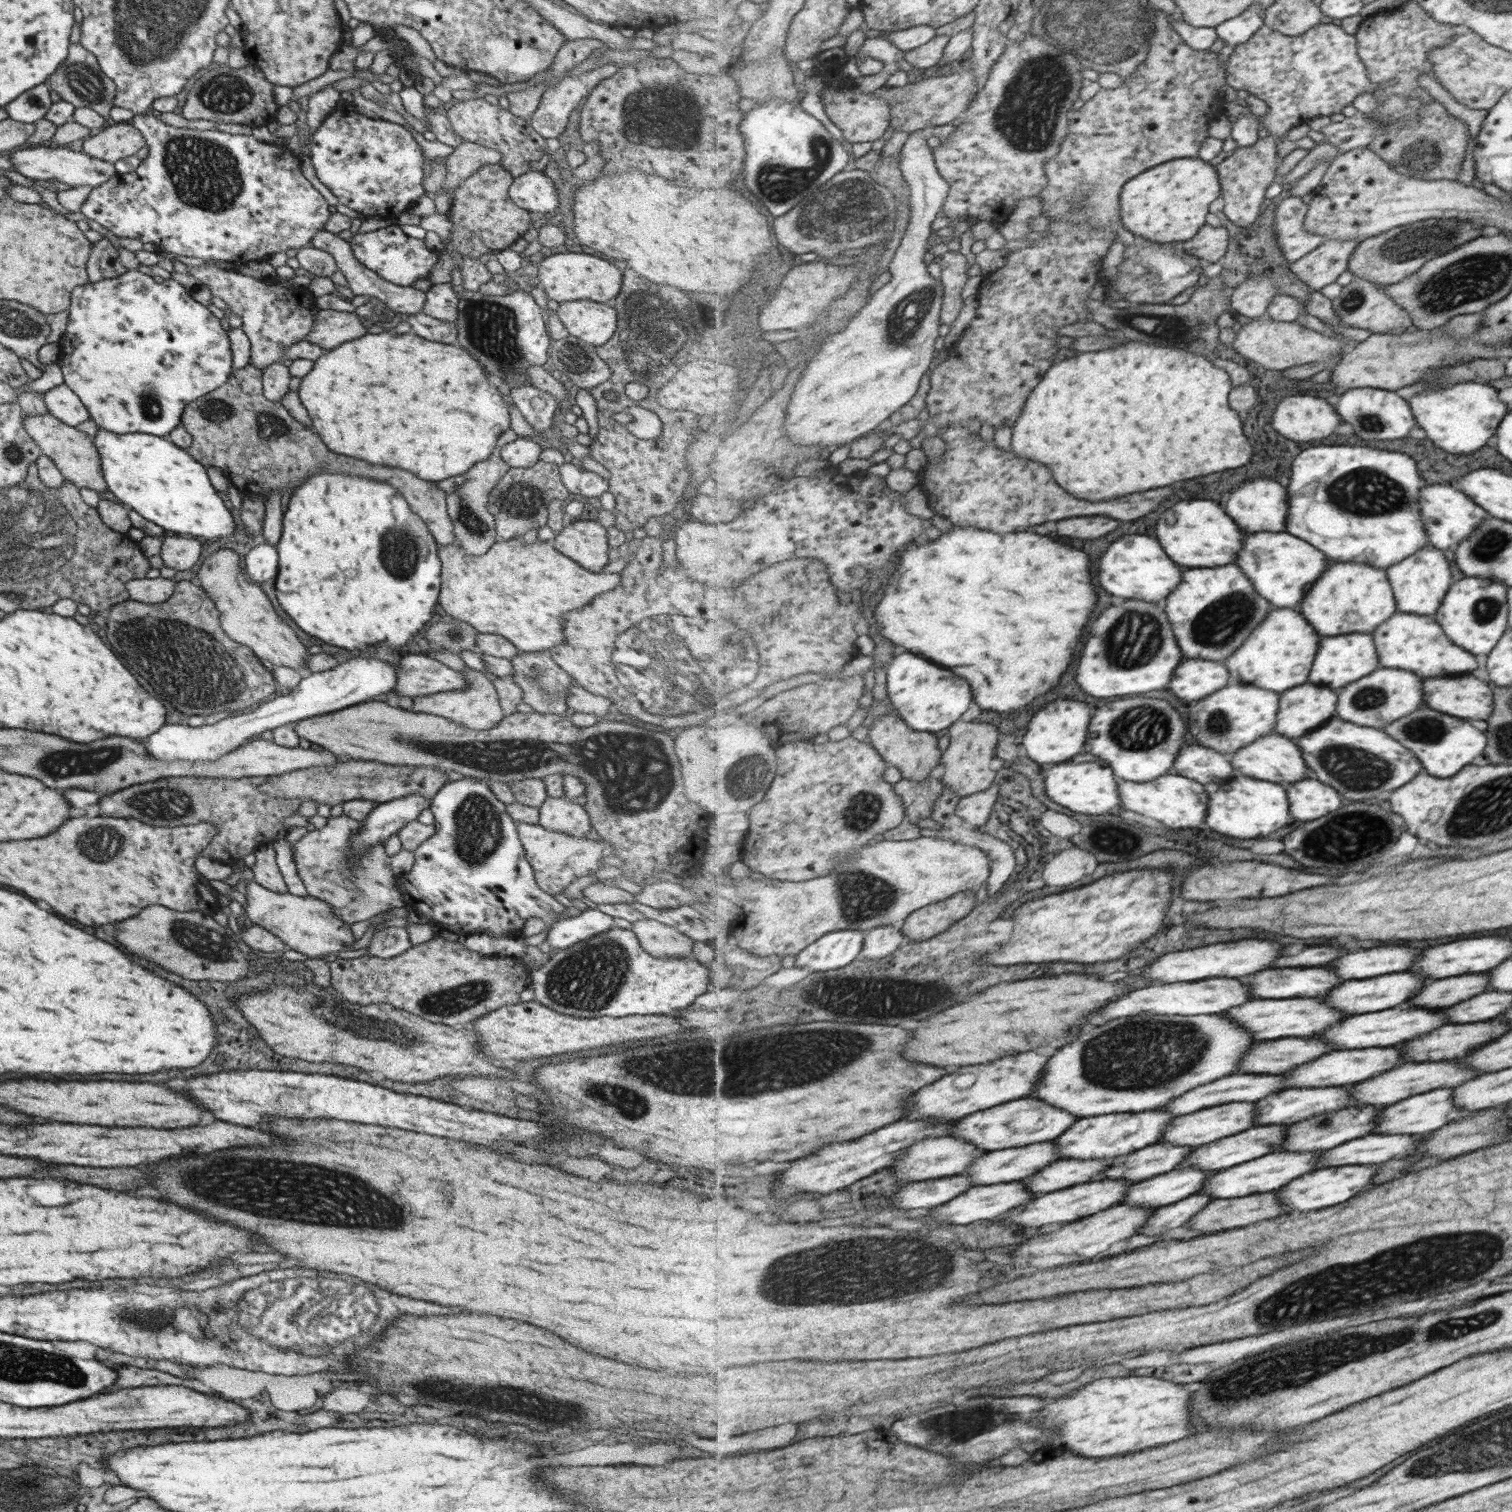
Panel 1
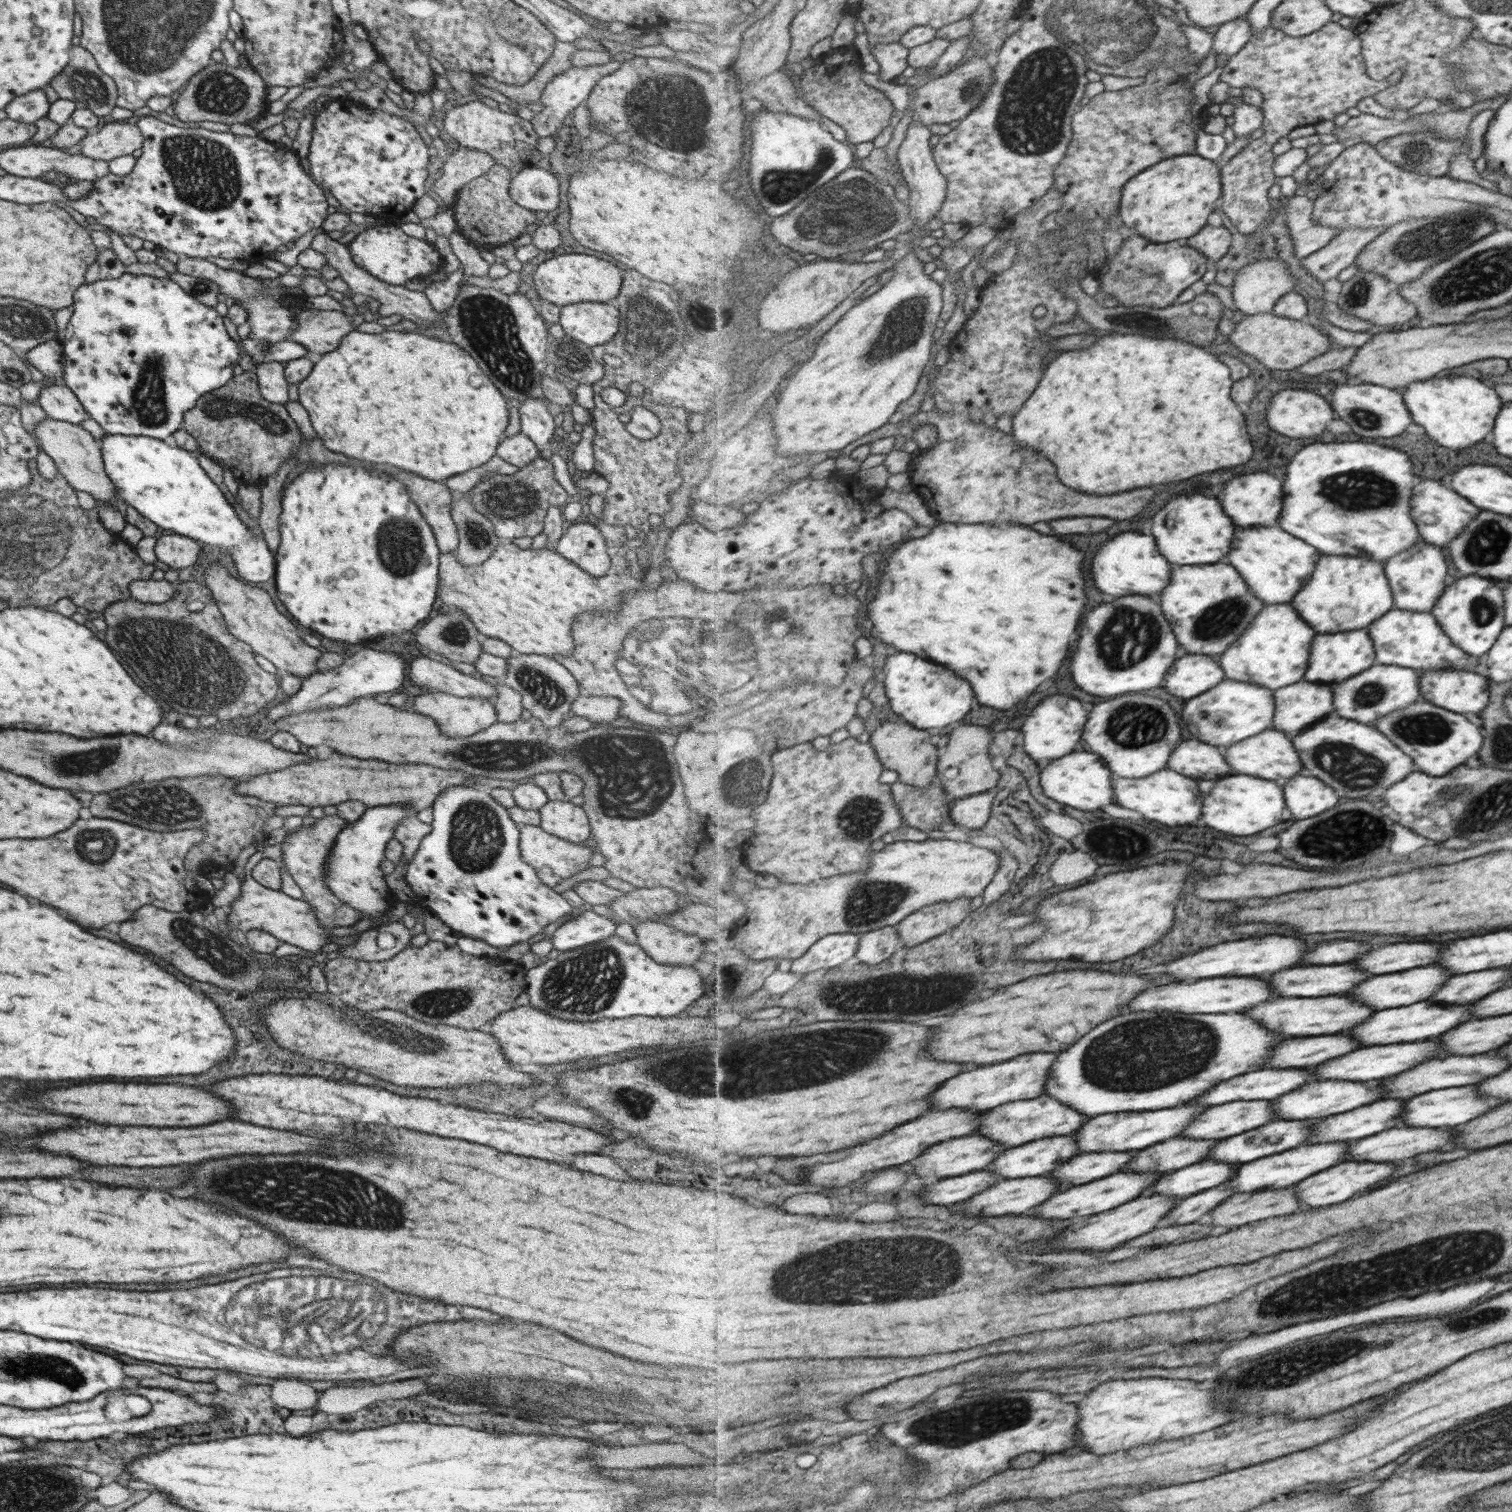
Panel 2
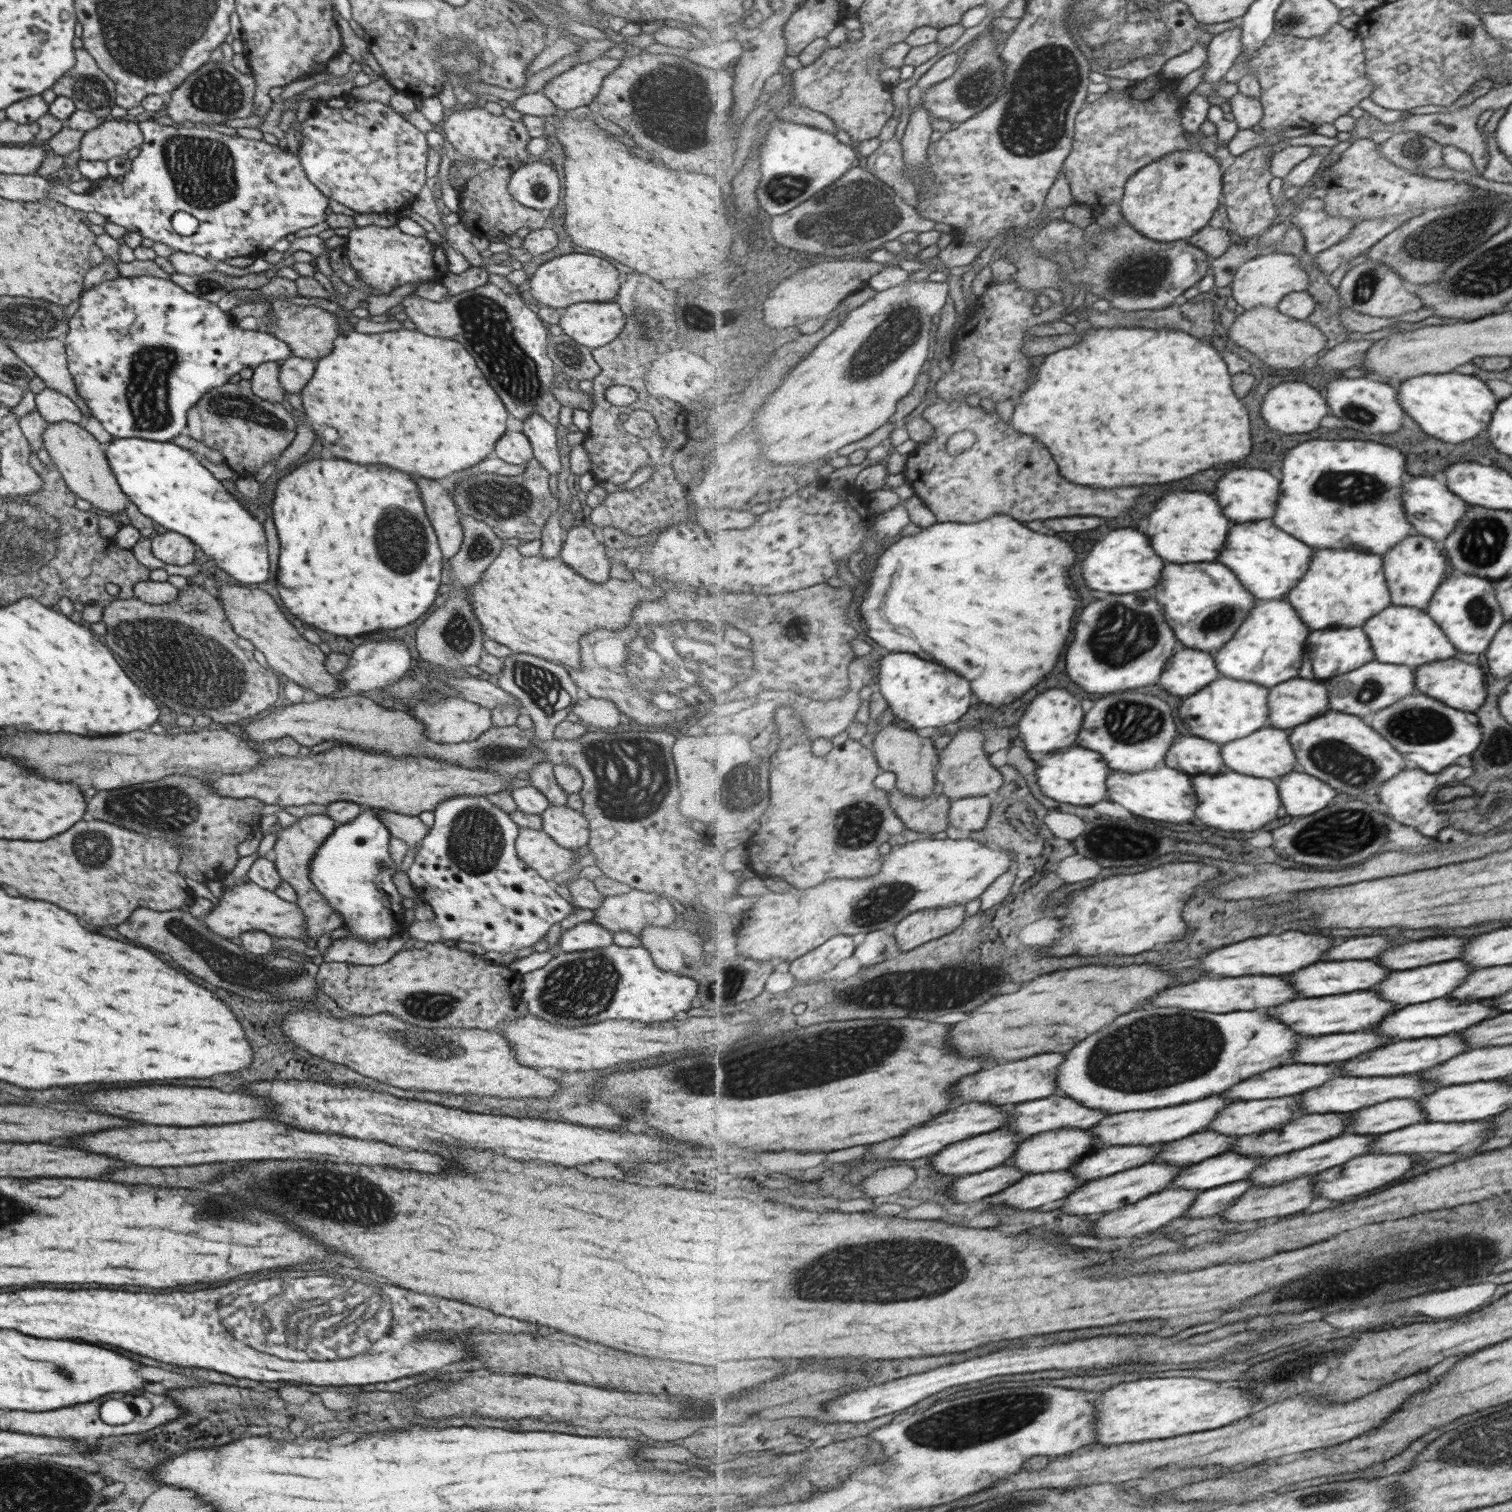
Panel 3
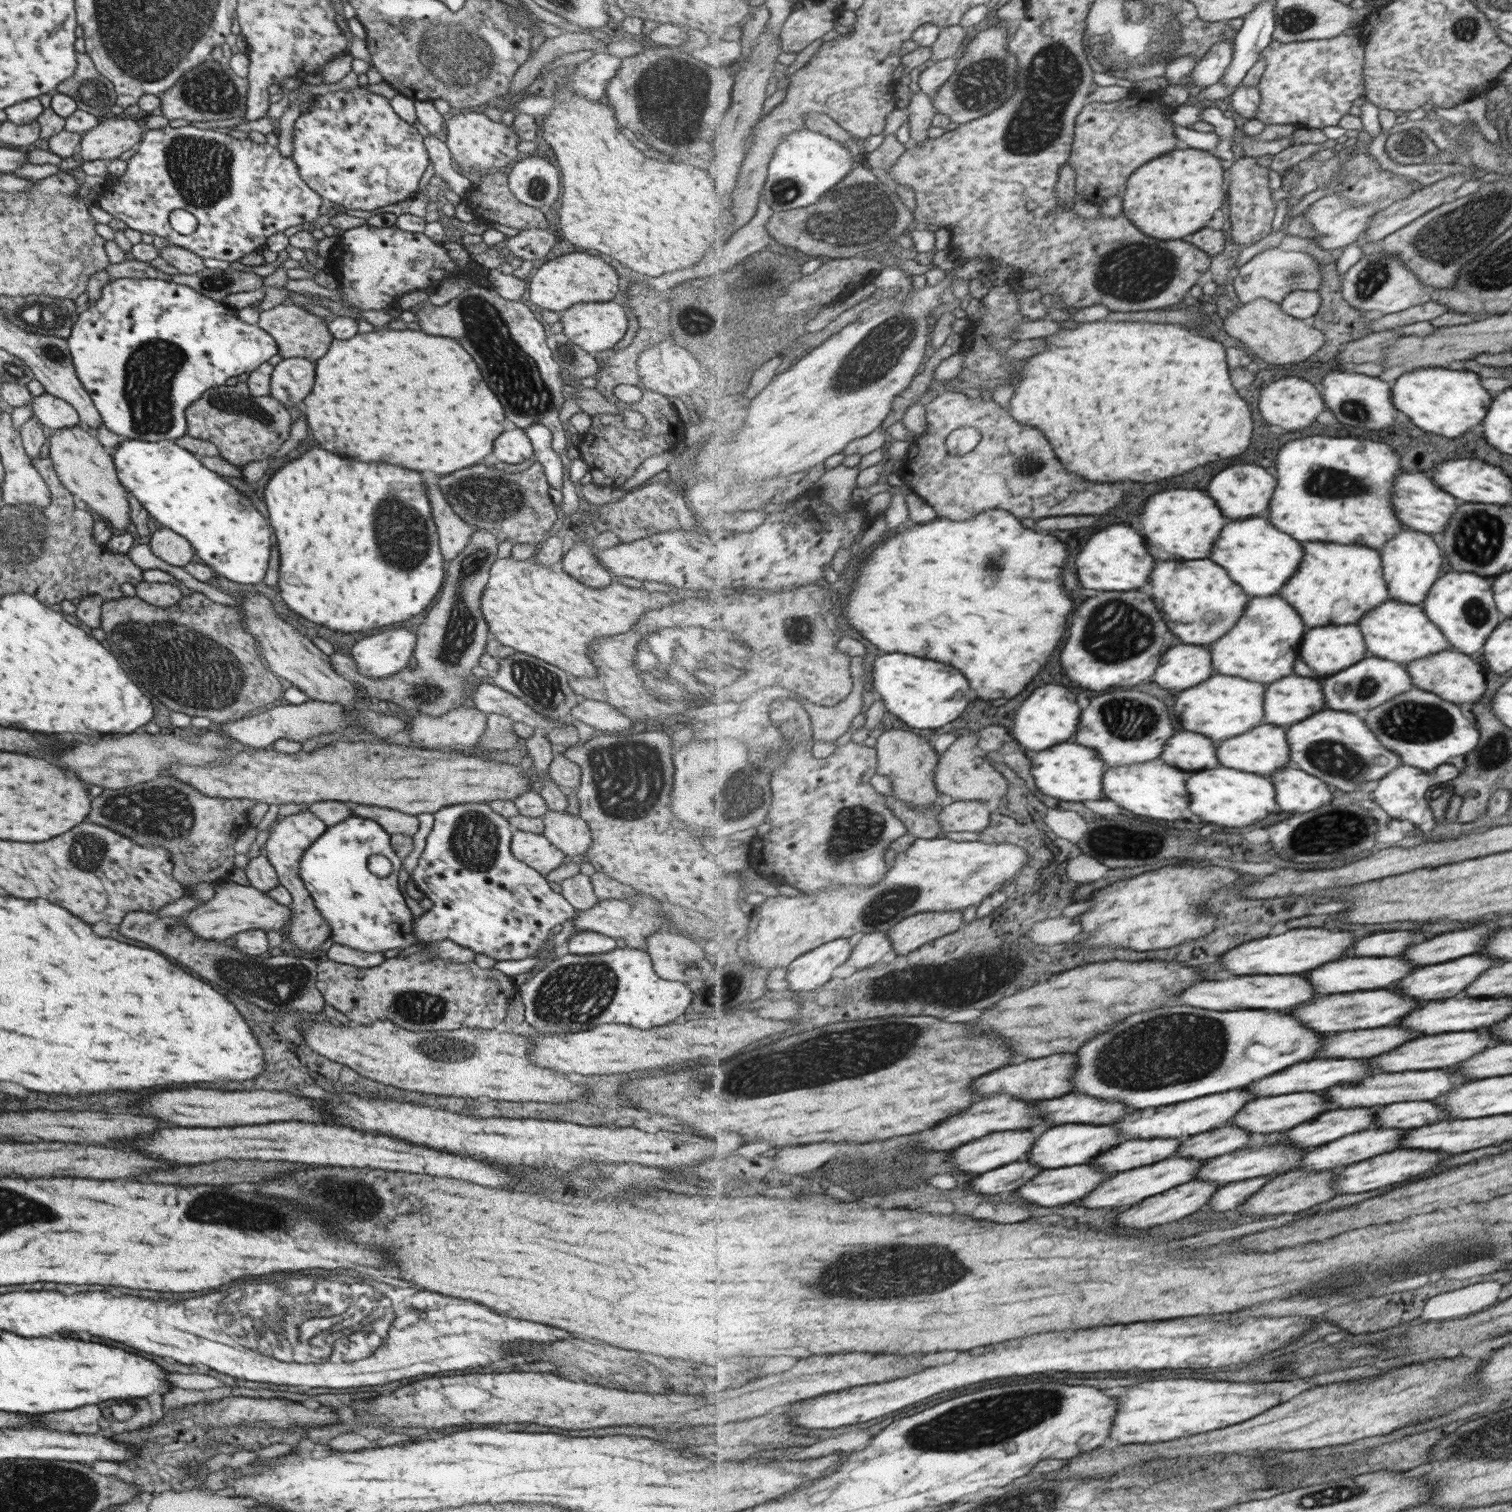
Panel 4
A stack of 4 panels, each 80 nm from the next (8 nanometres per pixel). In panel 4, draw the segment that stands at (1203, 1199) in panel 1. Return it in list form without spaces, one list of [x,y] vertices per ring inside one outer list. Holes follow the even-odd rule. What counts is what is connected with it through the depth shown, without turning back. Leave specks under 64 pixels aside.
[[[1253,1178],[1253,1180],[1245,1180],[1245,1182],[1235,1182],[1235,1184],[1227,1184],[1225,1188],[1221,1185],[1215,1194],[1209,1199],[1208,1206],[1217,1212],[1227,1212],[1233,1210],[1245,1200],[1249,1200],[1253,1194],[1267,1184],[1267,1178]]]

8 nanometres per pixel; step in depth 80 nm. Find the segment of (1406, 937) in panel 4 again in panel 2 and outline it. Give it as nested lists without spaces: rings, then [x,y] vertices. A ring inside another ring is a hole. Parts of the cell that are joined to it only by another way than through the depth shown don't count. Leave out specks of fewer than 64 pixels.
[[[1337,942],[1337,944],[1323,944],[1315,950],[1309,950],[1303,956],[1305,964],[1345,964],[1359,954],[1369,952],[1371,946],[1361,942]]]

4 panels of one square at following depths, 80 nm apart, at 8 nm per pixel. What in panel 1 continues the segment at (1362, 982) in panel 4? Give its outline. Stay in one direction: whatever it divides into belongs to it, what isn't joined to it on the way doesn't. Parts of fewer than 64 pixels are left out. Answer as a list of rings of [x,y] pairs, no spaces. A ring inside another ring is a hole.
[[[1279,968],[1247,976],[1245,982],[1253,982],[1253,994],[1259,998],[1315,998],[1345,980],[1325,968]]]

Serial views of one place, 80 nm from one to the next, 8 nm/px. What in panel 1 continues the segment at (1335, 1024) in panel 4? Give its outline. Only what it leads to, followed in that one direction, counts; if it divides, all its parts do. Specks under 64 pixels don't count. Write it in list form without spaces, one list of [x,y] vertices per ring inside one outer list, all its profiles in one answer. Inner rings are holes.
[[[1285,998],[1285,1000],[1253,1000],[1247,1002],[1245,1006],[1236,1006],[1235,1010],[1229,1009],[1224,1012],[1224,1016],[1233,1018],[1235,1022],[1240,1022],[1253,1039],[1257,1041],[1277,1040],[1277,1038],[1293,1038],[1293,1036],[1311,1036],[1319,1034],[1325,1028],[1337,1024],[1339,1020],[1345,1020],[1347,1014],[1333,1010],[1319,998]]]

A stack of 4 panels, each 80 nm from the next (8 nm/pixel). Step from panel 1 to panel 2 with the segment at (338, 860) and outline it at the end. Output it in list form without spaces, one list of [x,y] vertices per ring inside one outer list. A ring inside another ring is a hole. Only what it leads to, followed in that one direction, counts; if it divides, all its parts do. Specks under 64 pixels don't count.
[[[325,815],[325,817],[317,818],[317,821],[309,826],[299,826],[301,829],[291,833],[282,847],[282,860],[279,862],[284,864],[291,878],[301,889],[303,893],[301,899],[312,906],[318,923],[324,927],[351,926],[362,918],[359,911],[338,899],[328,889],[324,881],[330,850],[336,841],[338,832],[346,828],[347,825],[348,822],[337,815]]]

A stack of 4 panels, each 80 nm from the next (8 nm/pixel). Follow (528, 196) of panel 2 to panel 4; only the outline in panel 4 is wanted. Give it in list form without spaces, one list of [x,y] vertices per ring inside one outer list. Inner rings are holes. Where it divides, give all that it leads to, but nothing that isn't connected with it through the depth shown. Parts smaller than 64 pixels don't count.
[[[521,156],[515,164],[506,169],[508,176],[508,189],[511,194],[527,206],[548,208],[557,200],[559,194],[559,171],[558,168],[549,164],[547,160],[540,157]]]

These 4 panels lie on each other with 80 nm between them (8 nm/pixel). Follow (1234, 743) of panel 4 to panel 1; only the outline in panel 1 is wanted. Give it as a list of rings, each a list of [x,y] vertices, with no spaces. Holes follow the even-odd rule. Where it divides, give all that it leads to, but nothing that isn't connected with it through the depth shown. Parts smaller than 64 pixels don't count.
[[[1271,734],[1271,736],[1265,736],[1265,738],[1245,746],[1245,748],[1241,748],[1233,756],[1231,762],[1245,776],[1255,776],[1255,778],[1261,778],[1261,780],[1269,780],[1269,782],[1281,783],[1287,786],[1307,778],[1307,772],[1312,770],[1303,758],[1303,754],[1305,753],[1299,750],[1297,744],[1293,746],[1293,740],[1289,740],[1281,734]]]

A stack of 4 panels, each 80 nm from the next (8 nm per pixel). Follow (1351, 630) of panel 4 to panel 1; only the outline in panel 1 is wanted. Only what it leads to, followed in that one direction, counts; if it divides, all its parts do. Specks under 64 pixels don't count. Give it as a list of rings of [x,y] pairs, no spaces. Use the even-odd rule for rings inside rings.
[[[1345,634],[1335,638],[1323,638],[1321,650],[1317,654],[1317,662],[1313,666],[1313,674],[1309,682],[1329,686],[1329,688],[1345,688],[1351,682],[1357,682],[1371,672],[1377,670],[1377,647],[1372,634]]]

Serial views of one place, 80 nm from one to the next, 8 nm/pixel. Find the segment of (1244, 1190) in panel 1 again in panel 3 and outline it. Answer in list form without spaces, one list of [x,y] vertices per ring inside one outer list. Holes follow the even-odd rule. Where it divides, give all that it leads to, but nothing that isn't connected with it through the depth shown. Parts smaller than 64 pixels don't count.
[[[1345,1134],[1339,1138],[1328,1140],[1324,1143],[1319,1143],[1292,1153],[1284,1155],[1277,1155],[1270,1157],[1268,1161],[1265,1161],[1262,1165],[1259,1165],[1250,1175],[1247,1180],[1252,1180],[1254,1184],[1259,1186],[1273,1186],[1273,1184],[1283,1184],[1285,1180],[1295,1180],[1295,1178],[1301,1178],[1301,1176],[1311,1176],[1311,1174],[1317,1174],[1317,1172],[1323,1172],[1327,1168],[1333,1168],[1357,1156],[1363,1156],[1363,1154],[1369,1154],[1369,1144],[1376,1140],[1373,1134]]]

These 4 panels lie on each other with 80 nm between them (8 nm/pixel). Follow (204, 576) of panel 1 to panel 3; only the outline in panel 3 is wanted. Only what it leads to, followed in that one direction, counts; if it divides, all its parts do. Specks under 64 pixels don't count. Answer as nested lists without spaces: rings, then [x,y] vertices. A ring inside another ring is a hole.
[[[224,581],[225,583],[218,584],[217,599],[233,628],[233,633],[259,650],[269,668],[281,674],[286,680],[296,682],[305,690],[313,691],[320,696],[319,698],[332,697],[335,691],[341,692],[340,682],[325,670],[323,663],[325,655],[321,653],[317,645],[309,644],[297,634],[297,630],[285,619],[269,593]]]

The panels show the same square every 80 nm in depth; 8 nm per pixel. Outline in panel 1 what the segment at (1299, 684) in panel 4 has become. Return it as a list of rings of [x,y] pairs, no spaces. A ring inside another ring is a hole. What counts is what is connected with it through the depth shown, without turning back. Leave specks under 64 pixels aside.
[[[1303,684],[1281,696],[1277,732],[1287,738],[1301,738],[1323,726],[1335,714],[1337,692],[1315,684]]]

